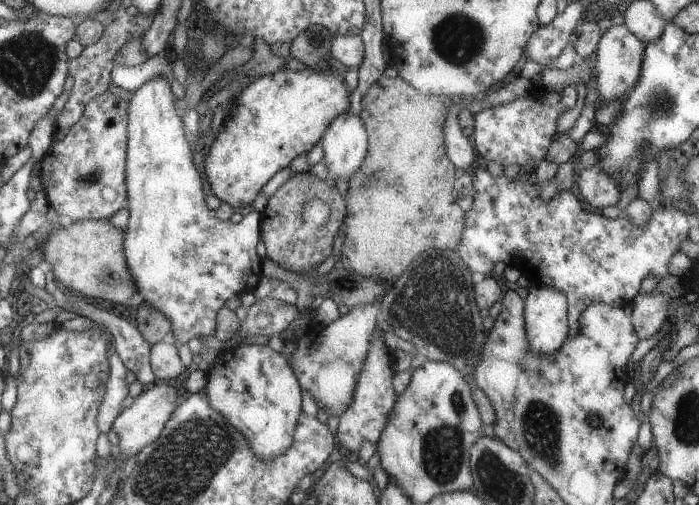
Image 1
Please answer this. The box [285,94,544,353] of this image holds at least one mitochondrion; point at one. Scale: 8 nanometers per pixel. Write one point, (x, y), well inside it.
(348, 283)

